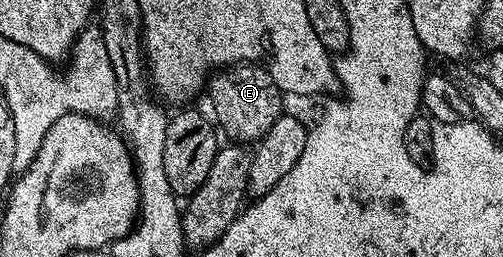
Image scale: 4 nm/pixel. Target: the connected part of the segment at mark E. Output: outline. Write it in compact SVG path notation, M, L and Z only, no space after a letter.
M243 63L241 65L227 65L219 69L209 78L208 96L212 99L212 107L216 107L213 120L223 134L227 133L229 140L234 143L257 143L276 123L276 119L283 116L282 100L284 94L272 75L257 63Z

